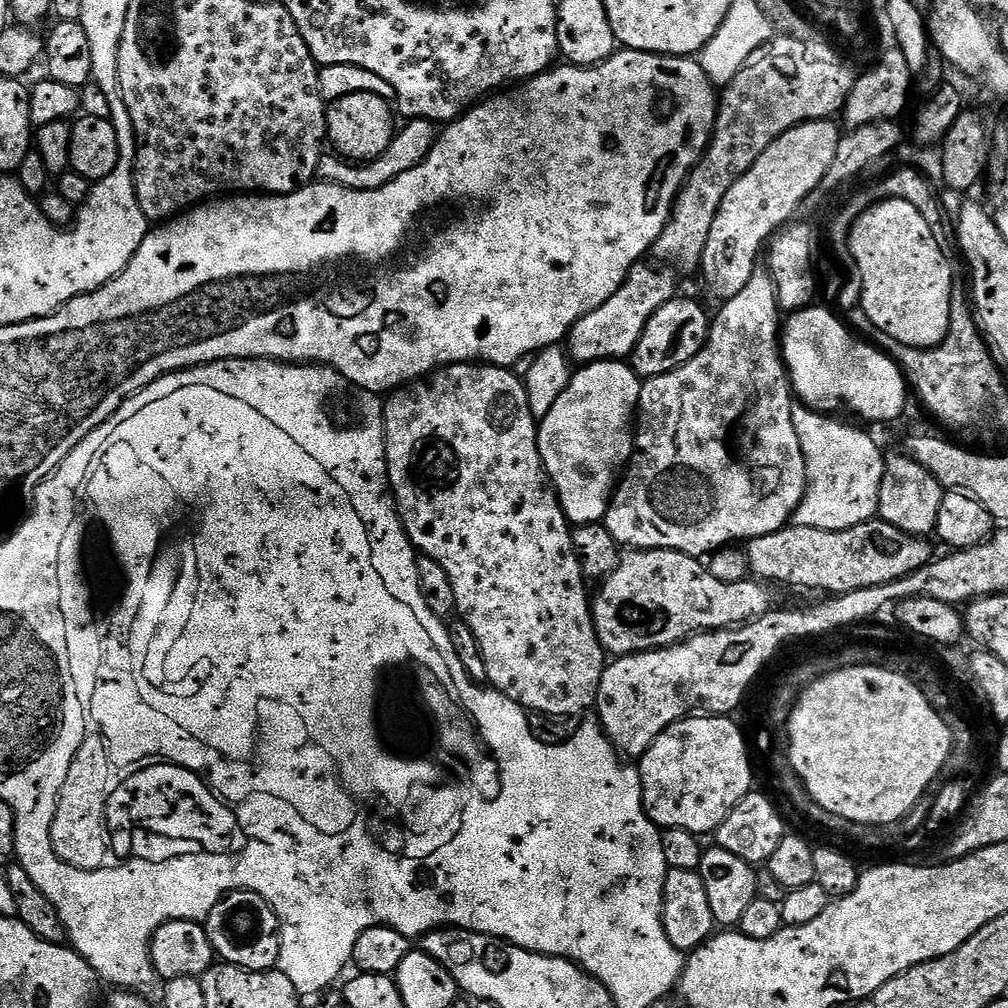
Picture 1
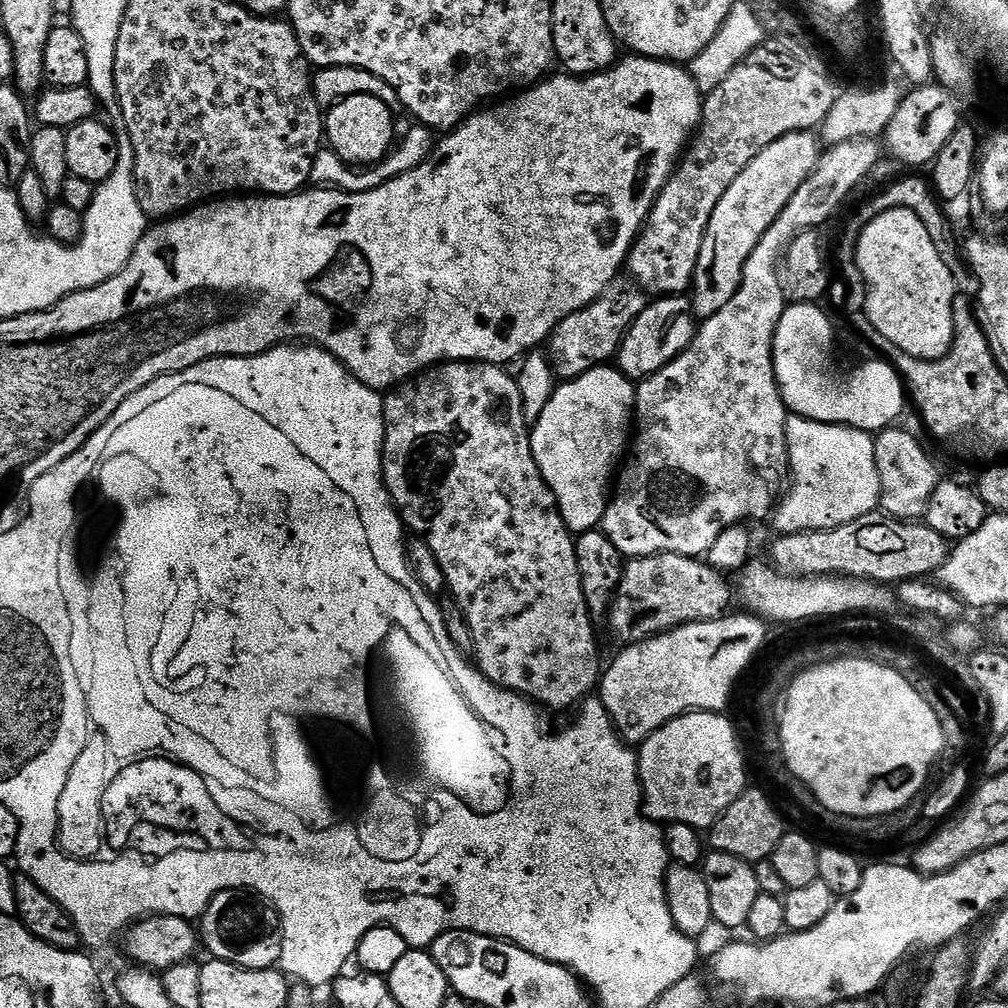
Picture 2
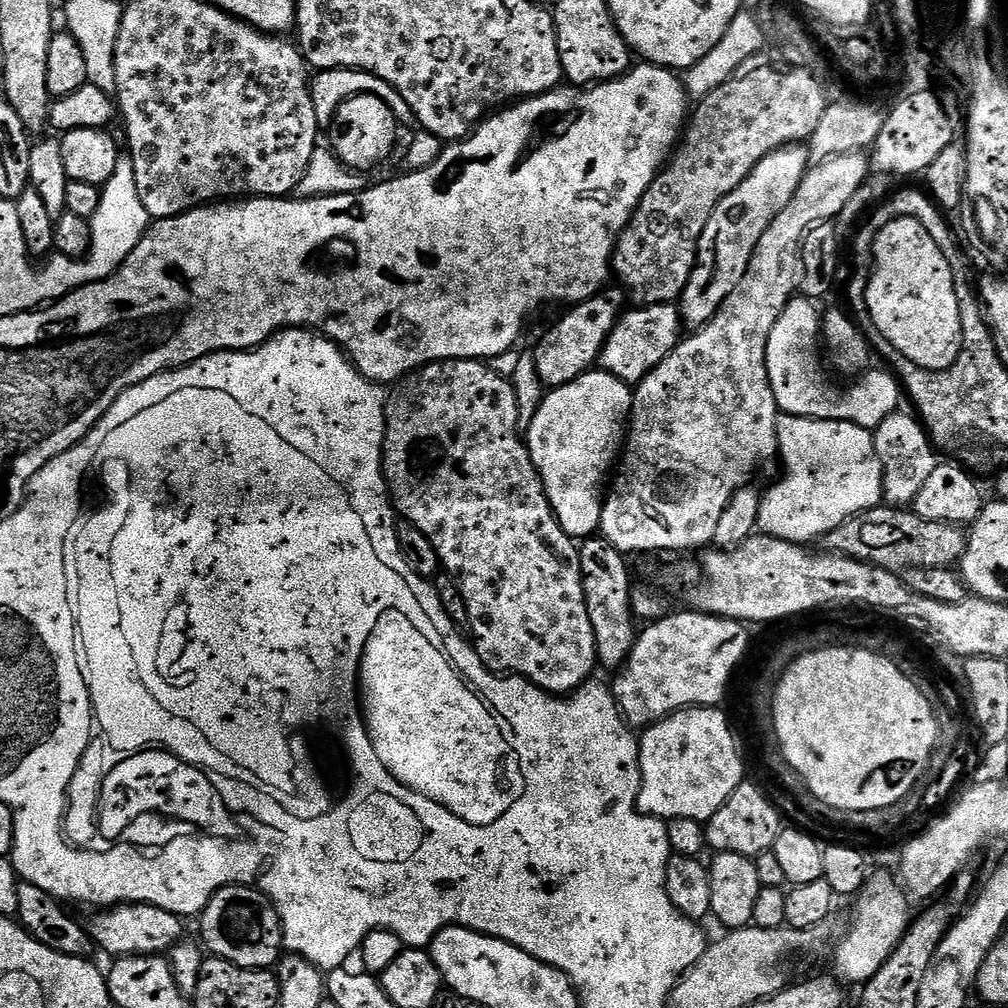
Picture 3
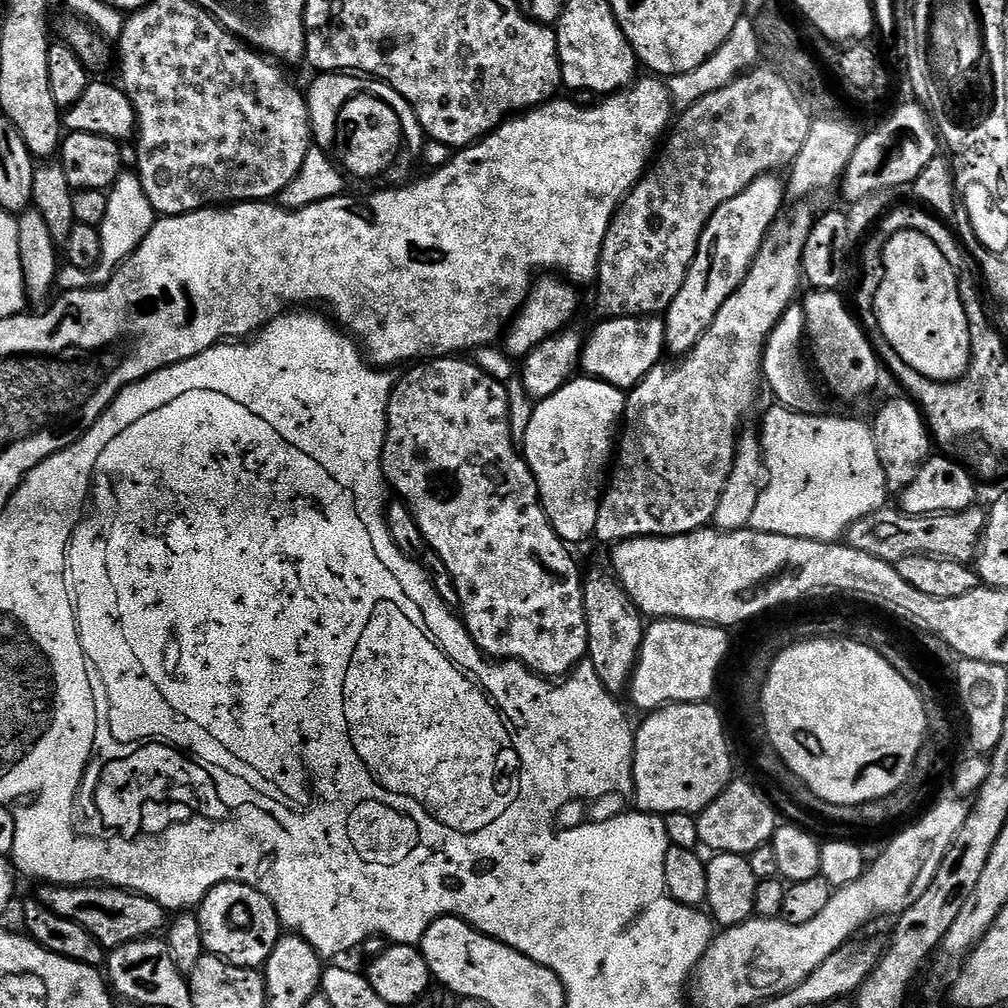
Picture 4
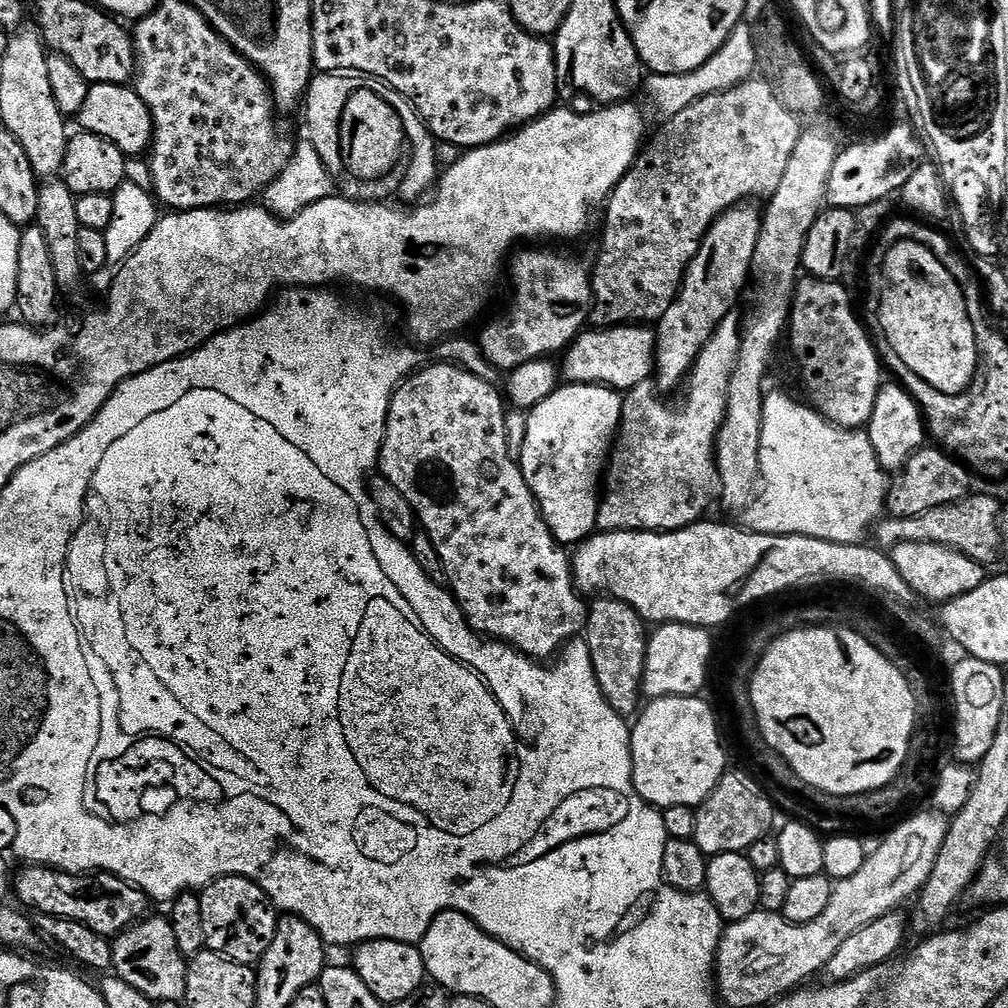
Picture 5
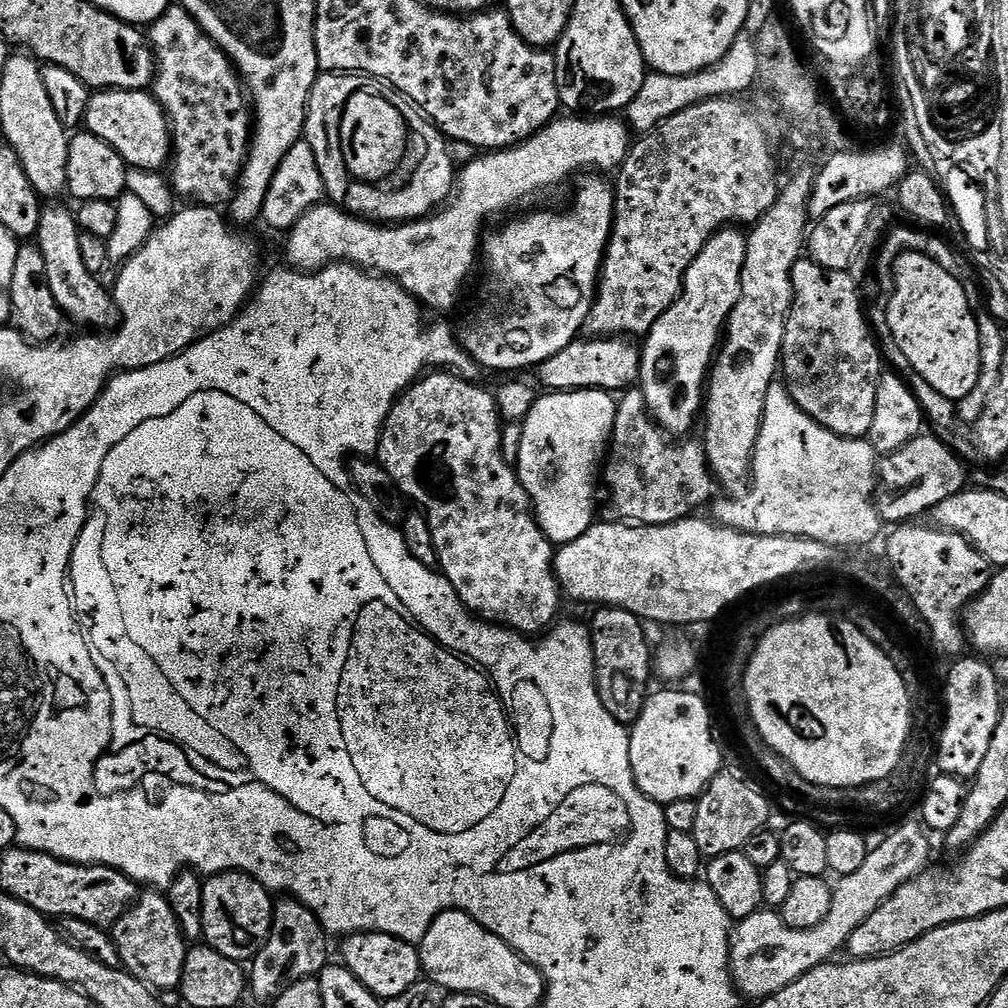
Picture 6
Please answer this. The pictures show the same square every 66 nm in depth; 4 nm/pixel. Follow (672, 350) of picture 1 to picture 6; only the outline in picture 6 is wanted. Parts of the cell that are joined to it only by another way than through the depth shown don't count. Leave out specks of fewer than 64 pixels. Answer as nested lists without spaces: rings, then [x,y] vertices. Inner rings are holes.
[[[577,338],[570,346],[554,354],[554,358],[546,358],[546,362],[539,364],[539,387],[548,392],[585,392],[588,388],[596,388],[600,392],[616,394],[627,390],[640,379],[640,348],[632,344],[635,343],[628,338]]]

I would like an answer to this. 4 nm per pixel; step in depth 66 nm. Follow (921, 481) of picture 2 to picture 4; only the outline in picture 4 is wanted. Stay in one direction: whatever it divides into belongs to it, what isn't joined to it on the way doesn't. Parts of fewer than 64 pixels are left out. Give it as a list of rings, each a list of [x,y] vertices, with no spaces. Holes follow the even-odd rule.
[[[911,399],[888,400],[876,412],[876,421],[871,421],[872,437],[882,462],[882,470],[888,479],[889,493],[899,494],[918,474],[934,448],[934,441],[925,423],[921,409]]]

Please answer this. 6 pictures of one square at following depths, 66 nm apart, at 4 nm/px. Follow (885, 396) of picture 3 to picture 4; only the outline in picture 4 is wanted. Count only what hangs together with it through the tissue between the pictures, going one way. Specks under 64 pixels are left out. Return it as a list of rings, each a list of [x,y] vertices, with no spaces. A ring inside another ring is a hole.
[[[793,302],[784,311],[779,322],[772,327],[772,333],[768,335],[768,341],[764,343],[762,380],[767,391],[769,388],[776,395],[775,403],[779,407],[789,408],[791,412],[806,412],[809,414],[816,414],[821,411],[821,389],[818,387],[817,381],[810,371],[809,361],[806,359],[804,310],[799,303]]]

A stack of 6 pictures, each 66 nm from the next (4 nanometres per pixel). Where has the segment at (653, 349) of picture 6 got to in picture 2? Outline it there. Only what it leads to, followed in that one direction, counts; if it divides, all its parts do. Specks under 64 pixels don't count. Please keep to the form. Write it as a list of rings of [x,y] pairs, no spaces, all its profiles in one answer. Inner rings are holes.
[[[815,131],[791,132],[766,146],[766,150],[762,150],[762,154],[758,154],[758,158],[754,158],[754,162],[750,162],[738,178],[734,178],[734,186],[730,186],[730,190],[722,194],[718,206],[714,206],[714,214],[710,214],[710,222],[702,238],[698,266],[690,289],[692,310],[697,317],[718,314],[718,310],[734,298],[742,282],[746,258],[750,258],[754,246],[758,246],[762,234],[770,230],[778,214],[782,214],[786,202],[794,198],[798,186],[806,182],[821,155],[822,144]]]

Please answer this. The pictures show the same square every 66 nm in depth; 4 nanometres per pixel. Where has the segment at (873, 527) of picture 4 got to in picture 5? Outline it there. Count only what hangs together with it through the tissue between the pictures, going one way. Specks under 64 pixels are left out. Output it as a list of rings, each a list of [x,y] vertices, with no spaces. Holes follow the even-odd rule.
[[[969,494],[964,499],[926,510],[910,518],[888,516],[875,525],[875,543],[881,549],[891,550],[900,544],[941,544],[962,553],[966,558],[978,564],[991,566],[1000,552],[1000,518],[1002,518],[1001,501],[995,495],[975,496]]]

